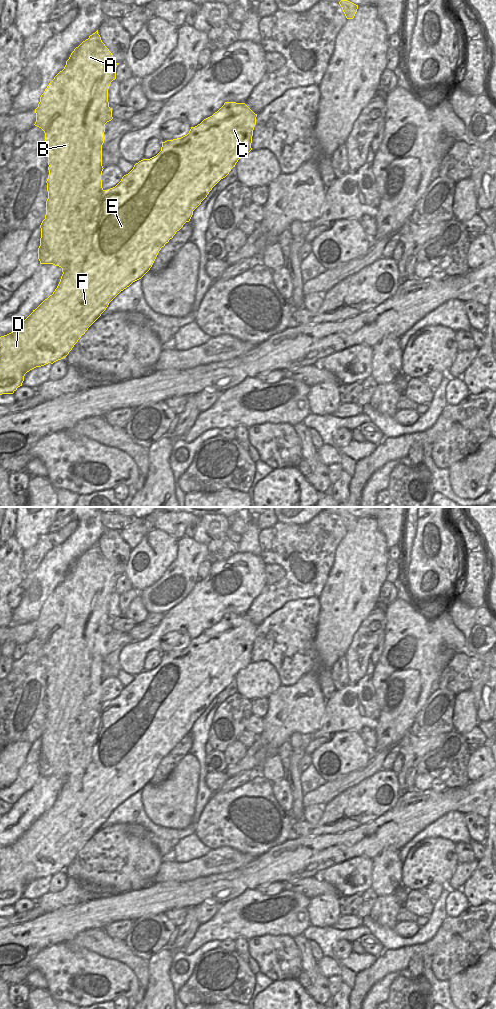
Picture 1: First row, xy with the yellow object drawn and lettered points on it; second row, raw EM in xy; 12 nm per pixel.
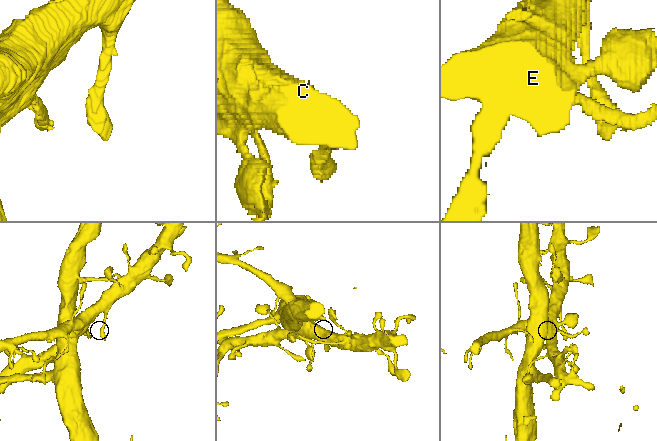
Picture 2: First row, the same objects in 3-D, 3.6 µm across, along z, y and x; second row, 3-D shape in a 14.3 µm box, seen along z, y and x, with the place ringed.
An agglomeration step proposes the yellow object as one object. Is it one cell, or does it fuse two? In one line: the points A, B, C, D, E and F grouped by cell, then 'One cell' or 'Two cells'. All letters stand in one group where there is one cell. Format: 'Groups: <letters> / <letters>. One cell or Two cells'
Groups: A B / C D E F. Two cells

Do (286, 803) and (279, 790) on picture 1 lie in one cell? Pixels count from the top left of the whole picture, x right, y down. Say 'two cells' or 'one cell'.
one cell

